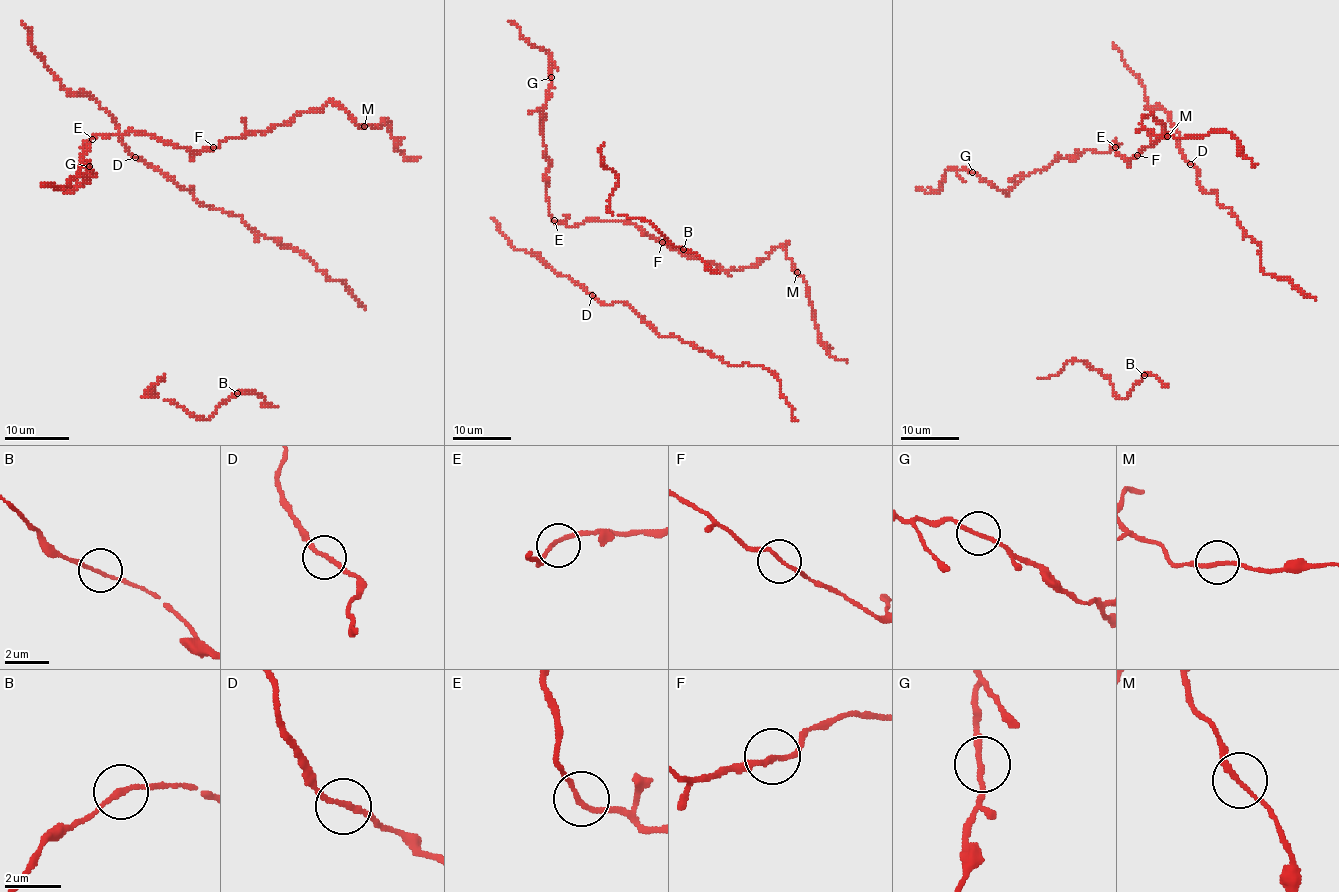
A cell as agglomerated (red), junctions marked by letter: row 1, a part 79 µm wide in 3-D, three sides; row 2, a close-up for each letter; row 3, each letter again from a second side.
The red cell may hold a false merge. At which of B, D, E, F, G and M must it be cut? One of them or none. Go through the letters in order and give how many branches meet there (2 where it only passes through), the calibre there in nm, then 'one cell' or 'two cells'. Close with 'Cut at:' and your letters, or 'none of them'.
B: 2 branches meet; 160 nm thick; one cell
D: 2 branches meet; 160 nm thick; one cell
E: 2 branches meet; 170 nm thick; one cell
F: 2 branches meet; 160 nm thick; one cell
G: 2 branches meet; 170 nm thick; one cell
M: 2 branches meet; 160 nm thick; one cell
Cut at: none of them

